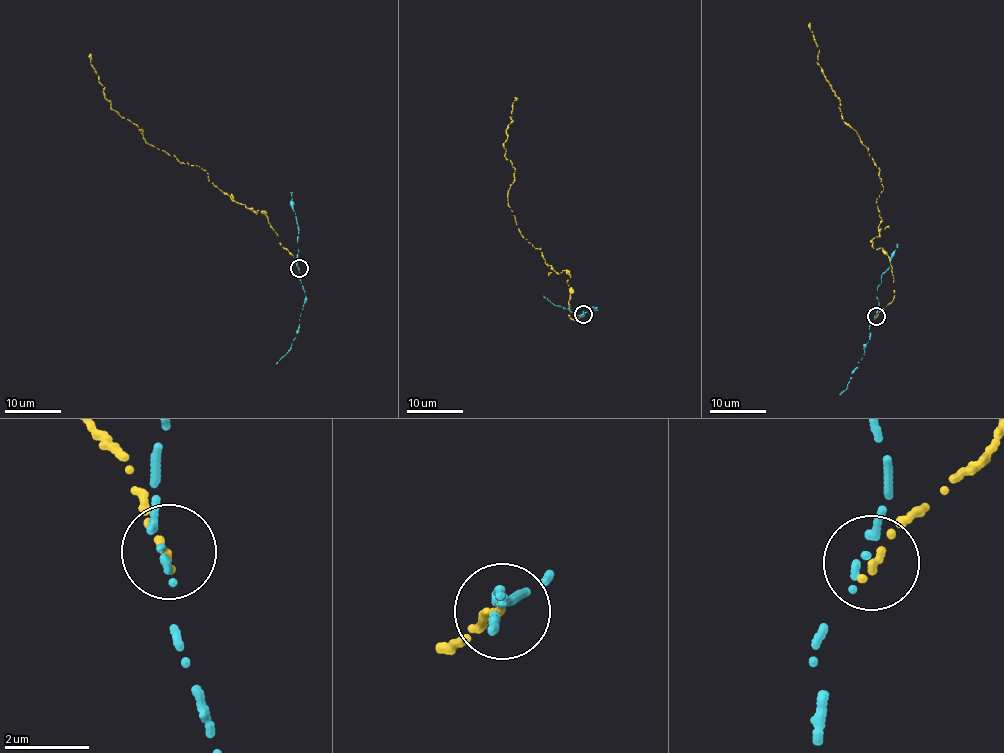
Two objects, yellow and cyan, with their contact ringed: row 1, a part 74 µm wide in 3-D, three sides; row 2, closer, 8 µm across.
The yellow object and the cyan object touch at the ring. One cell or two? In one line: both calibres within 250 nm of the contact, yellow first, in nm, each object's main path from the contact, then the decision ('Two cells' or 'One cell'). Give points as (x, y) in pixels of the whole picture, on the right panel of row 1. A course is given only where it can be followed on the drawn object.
Thickness 180 nm (yellow) against 190 nm. Course of yellow: (877, 316), (895, 297), (889, 259), (872, 246), (884, 187), (843, 122), (809, 22). Course of cyan: (876, 314), (869, 326), (868, 342), (857, 368), (847, 387), (839, 394). Two cells

